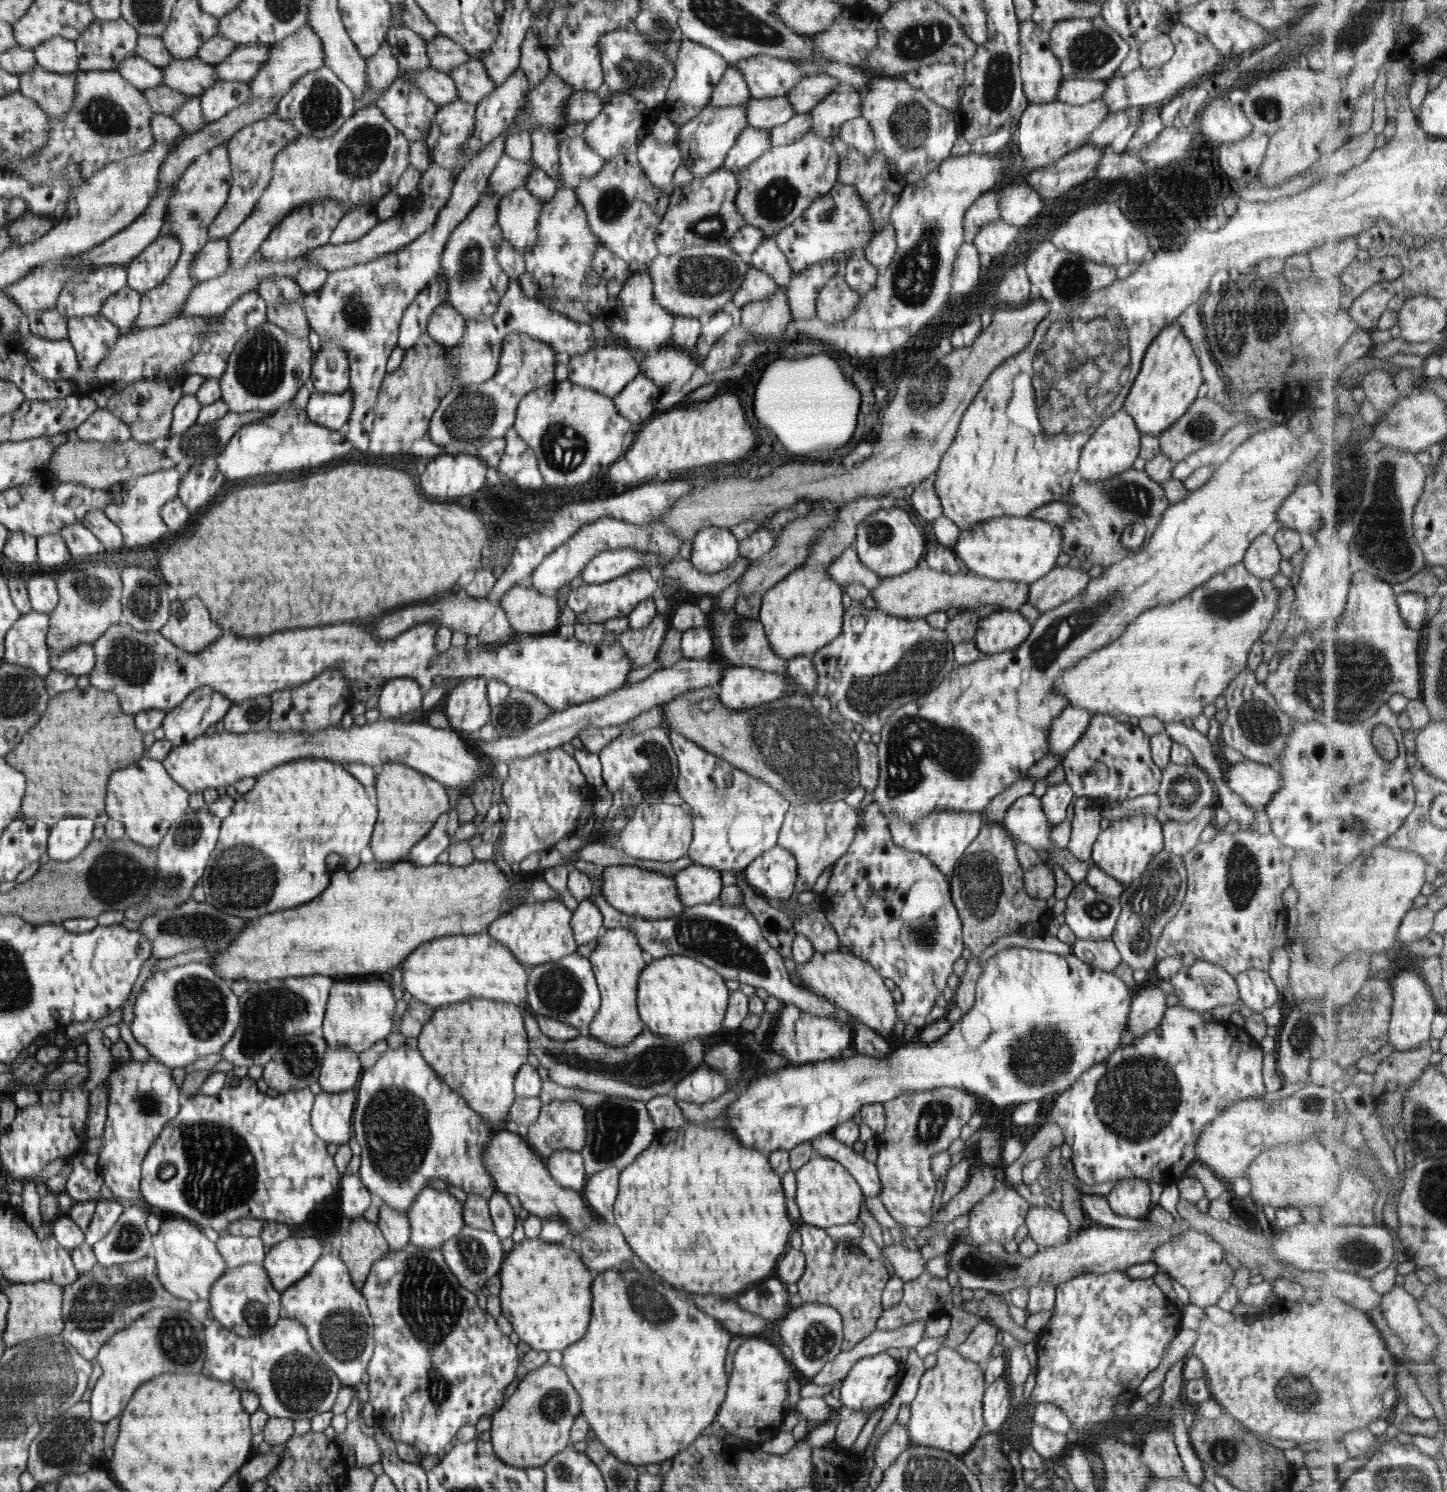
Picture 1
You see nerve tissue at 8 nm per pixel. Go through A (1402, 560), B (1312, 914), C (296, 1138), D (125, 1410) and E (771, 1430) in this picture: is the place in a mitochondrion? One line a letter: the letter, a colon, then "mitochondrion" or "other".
A: mitochondrion
B: mitochondrion
C: other
D: other
E: other

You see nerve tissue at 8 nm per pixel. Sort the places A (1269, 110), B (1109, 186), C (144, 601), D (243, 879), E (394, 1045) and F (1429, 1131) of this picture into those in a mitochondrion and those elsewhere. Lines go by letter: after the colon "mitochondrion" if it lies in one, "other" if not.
A: mitochondrion
B: other
C: mitochondrion
D: mitochondrion
E: other
F: mitochondrion

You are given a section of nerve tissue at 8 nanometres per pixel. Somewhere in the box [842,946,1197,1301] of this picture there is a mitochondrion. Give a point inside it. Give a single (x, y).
(1137, 1097)

